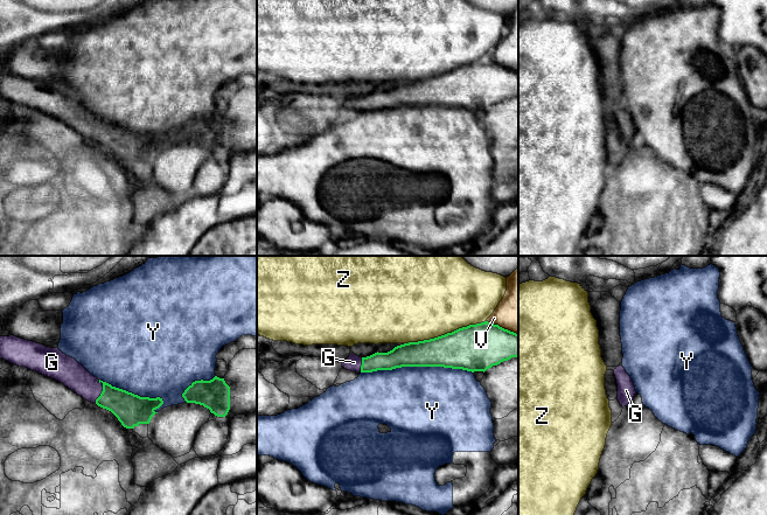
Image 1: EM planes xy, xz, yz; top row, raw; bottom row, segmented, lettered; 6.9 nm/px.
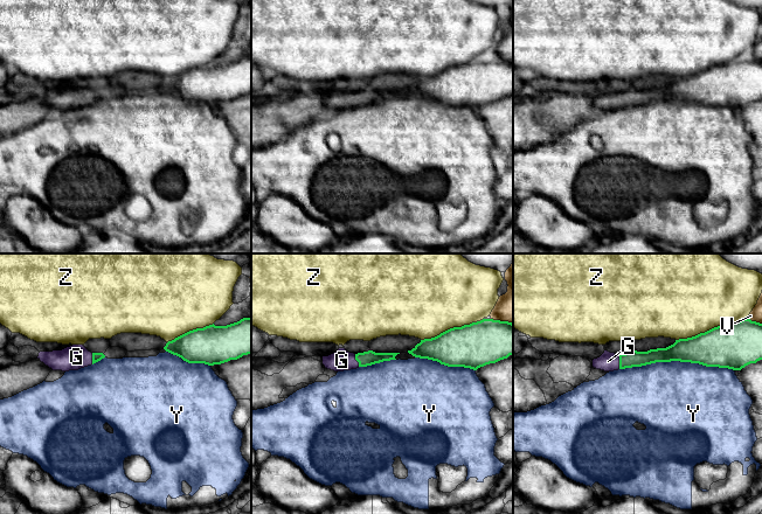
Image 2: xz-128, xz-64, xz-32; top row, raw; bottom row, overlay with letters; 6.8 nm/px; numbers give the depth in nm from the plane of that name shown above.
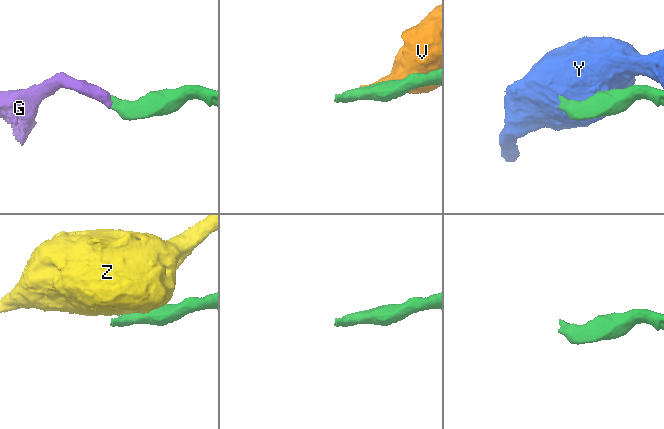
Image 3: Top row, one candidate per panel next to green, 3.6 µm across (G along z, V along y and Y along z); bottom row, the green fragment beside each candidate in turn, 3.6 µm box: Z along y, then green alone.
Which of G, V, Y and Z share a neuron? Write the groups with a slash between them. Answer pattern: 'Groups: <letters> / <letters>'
Groups: G / V / Y / Z

